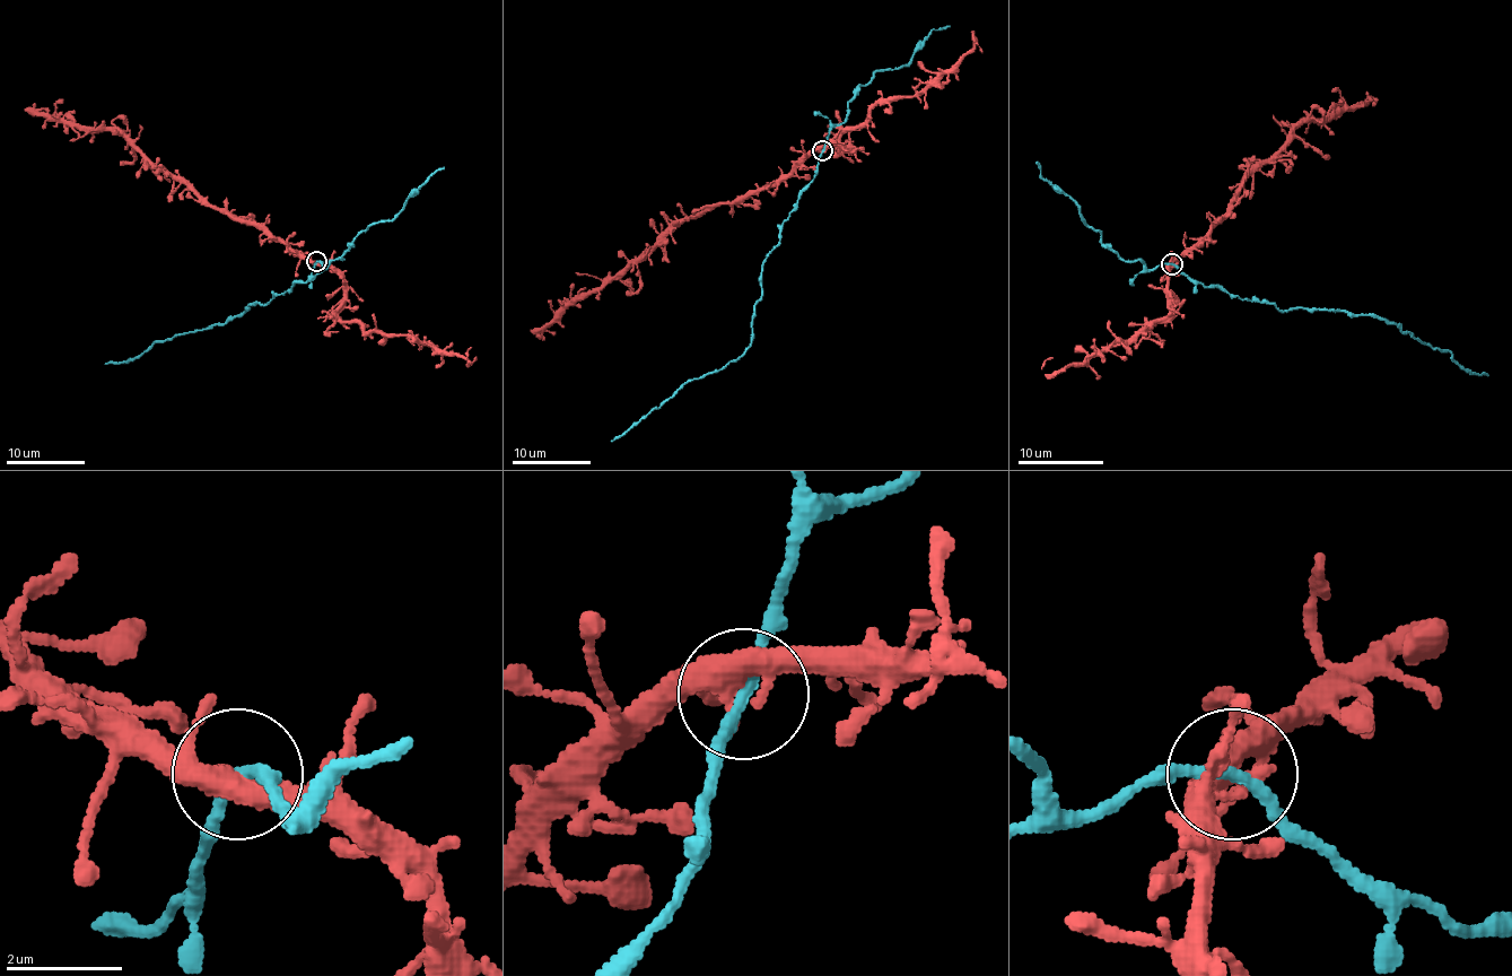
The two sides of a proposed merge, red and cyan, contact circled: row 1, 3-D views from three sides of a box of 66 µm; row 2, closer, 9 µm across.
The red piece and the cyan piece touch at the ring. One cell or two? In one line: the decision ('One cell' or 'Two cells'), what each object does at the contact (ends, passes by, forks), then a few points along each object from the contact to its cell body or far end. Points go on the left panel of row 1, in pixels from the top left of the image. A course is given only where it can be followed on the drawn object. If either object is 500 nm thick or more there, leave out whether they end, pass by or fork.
One cell. At the ring red forks. At the ring cyan passes by. Course of red: (316, 261), (300, 259), (281, 240), (204, 203), (115, 131), (70, 127), (25, 110). Course of cyan: (316, 261), (304, 282), (296, 282), (267, 304), (255, 303), (224, 324), (157, 340), (139, 356), (105, 364)

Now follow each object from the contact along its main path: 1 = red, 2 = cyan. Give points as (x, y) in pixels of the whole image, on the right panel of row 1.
1: (1172, 263), (1229, 212), (1231, 201), (1248, 177), (1303, 122), (1320, 122), (1370, 98)
2: (1172, 263), (1207, 287), (1279, 311), (1382, 316), (1487, 375)

